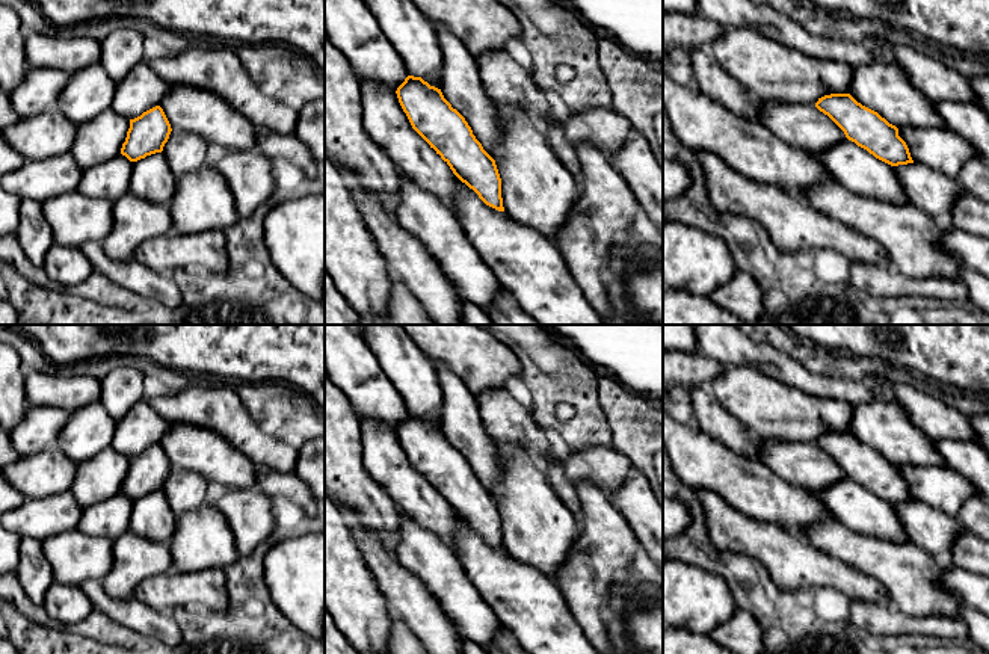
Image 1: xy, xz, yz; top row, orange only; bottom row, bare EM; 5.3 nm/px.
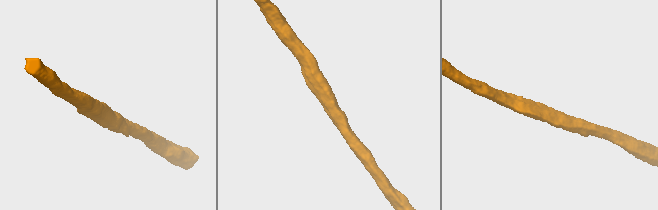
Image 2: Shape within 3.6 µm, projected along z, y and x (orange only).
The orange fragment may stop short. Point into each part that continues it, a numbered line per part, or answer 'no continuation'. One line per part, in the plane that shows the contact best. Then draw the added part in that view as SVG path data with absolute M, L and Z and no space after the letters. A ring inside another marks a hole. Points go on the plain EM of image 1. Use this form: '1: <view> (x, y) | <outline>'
no continuation

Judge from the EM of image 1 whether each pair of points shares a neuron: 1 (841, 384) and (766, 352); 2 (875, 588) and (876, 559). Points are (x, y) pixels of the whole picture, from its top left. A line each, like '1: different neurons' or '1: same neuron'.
1: same neuron
2: different neurons

